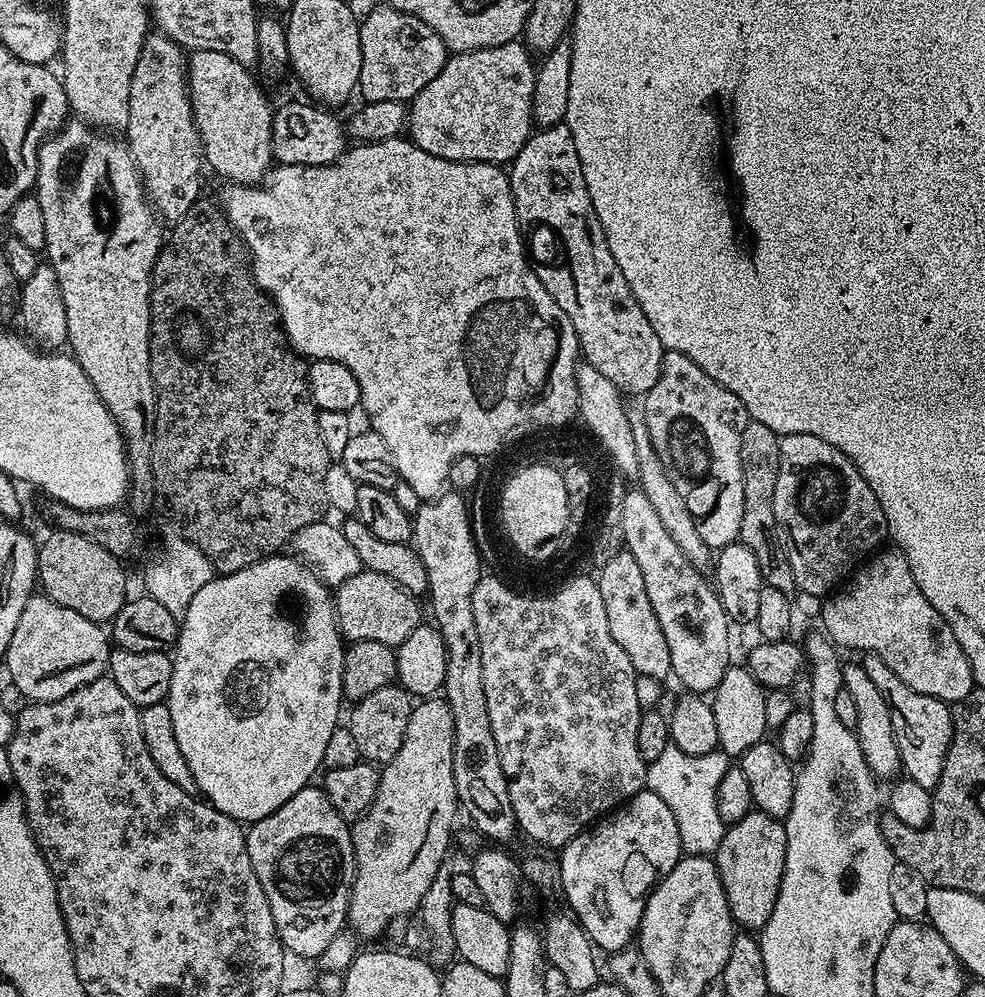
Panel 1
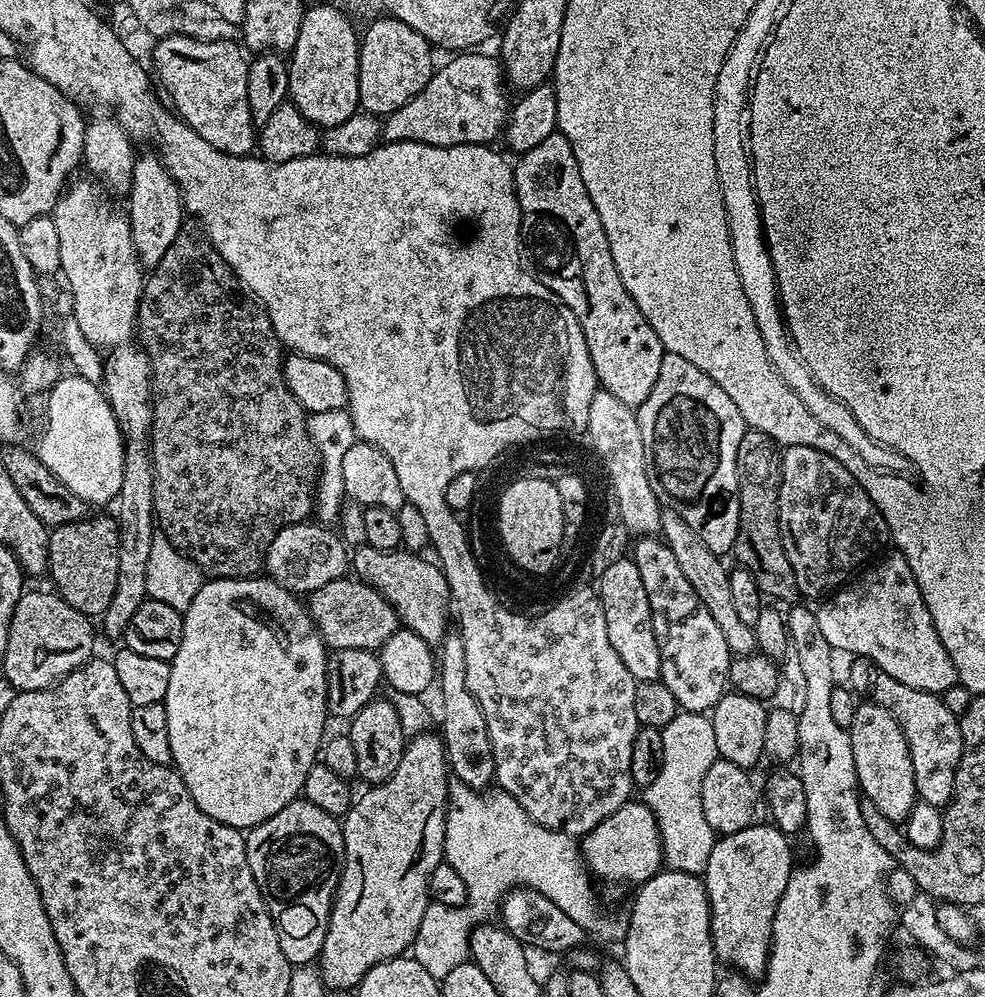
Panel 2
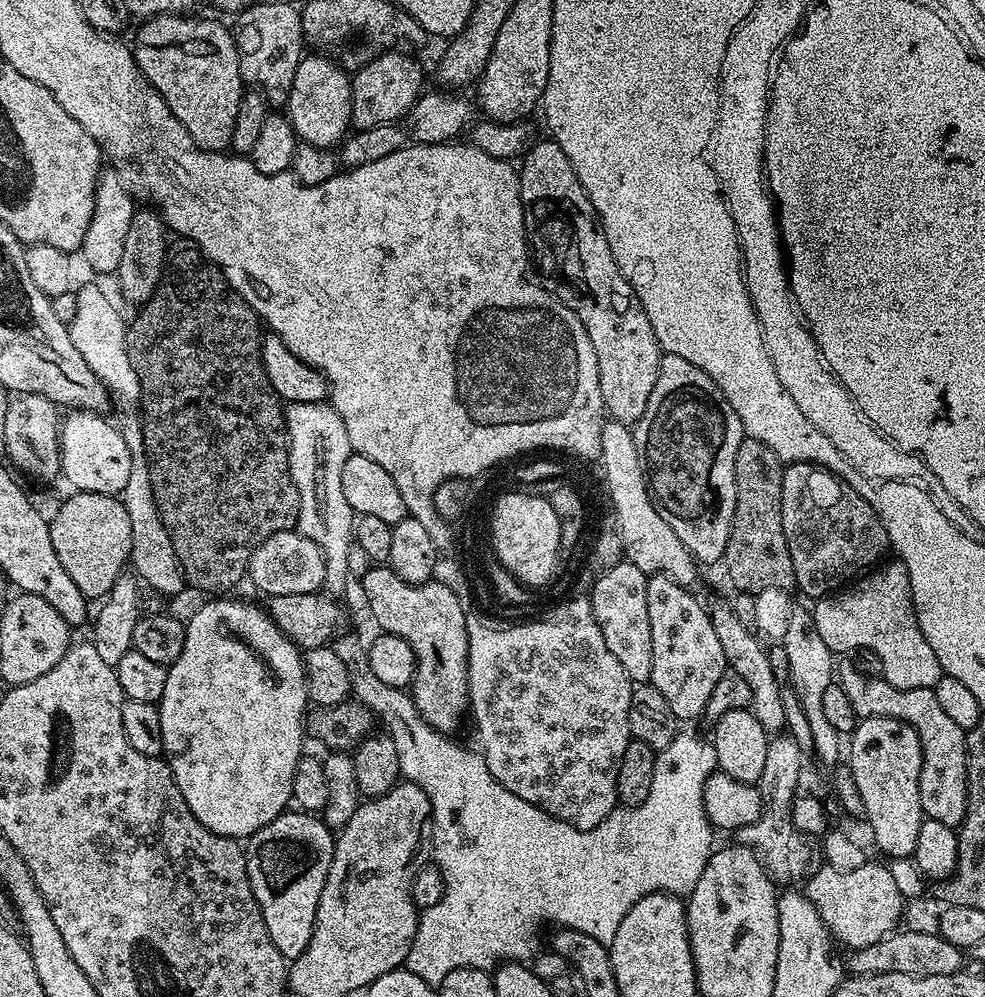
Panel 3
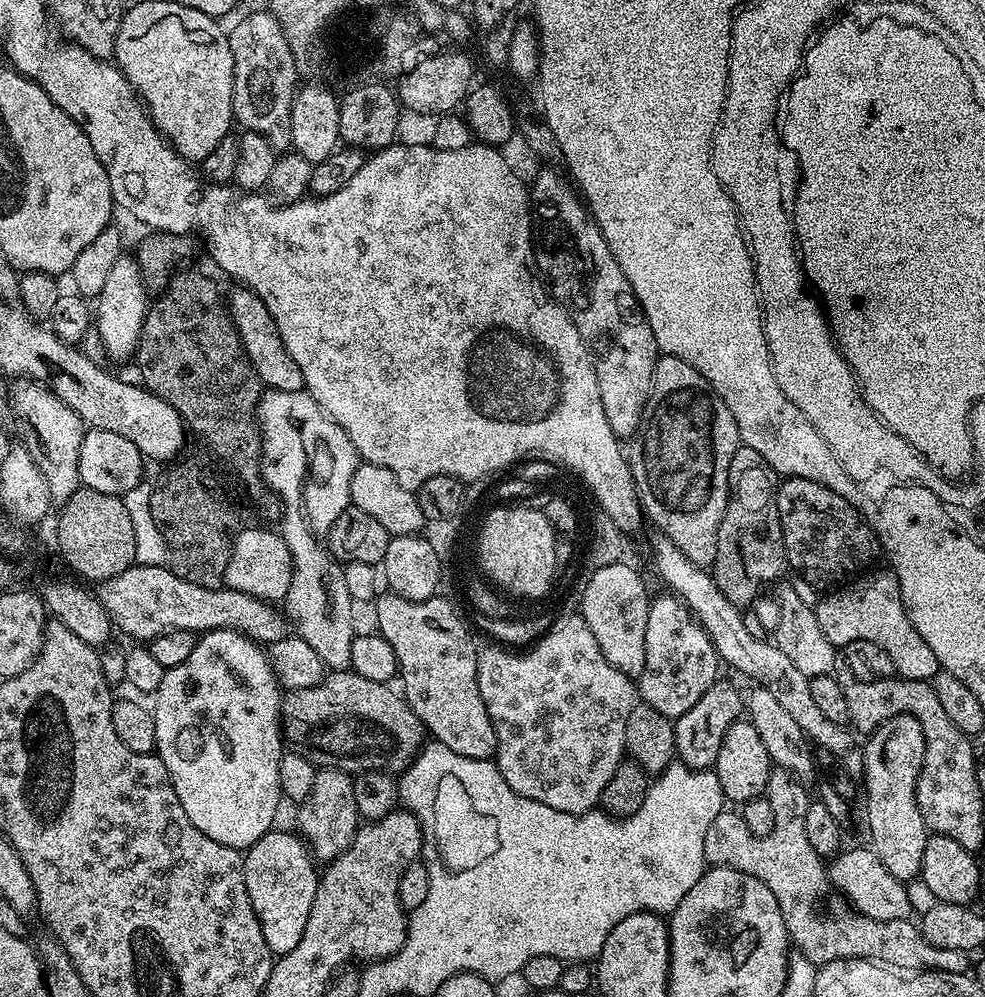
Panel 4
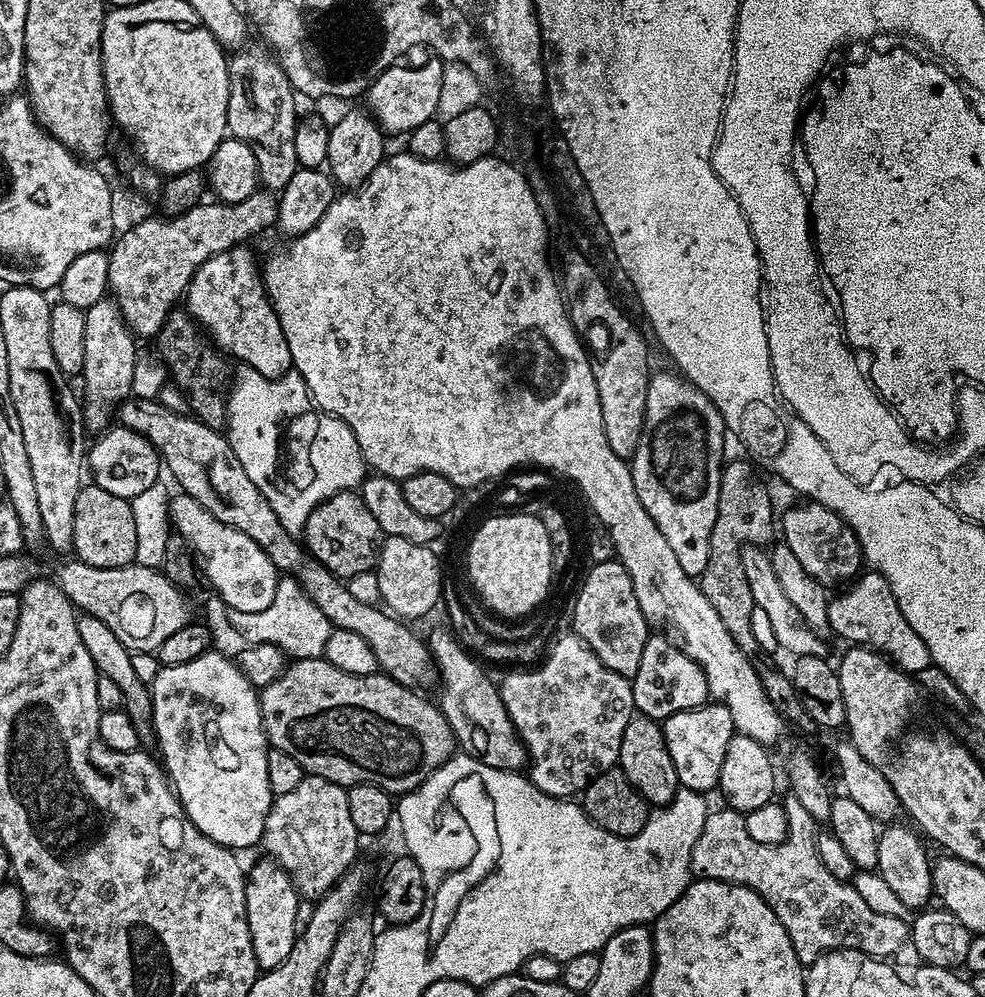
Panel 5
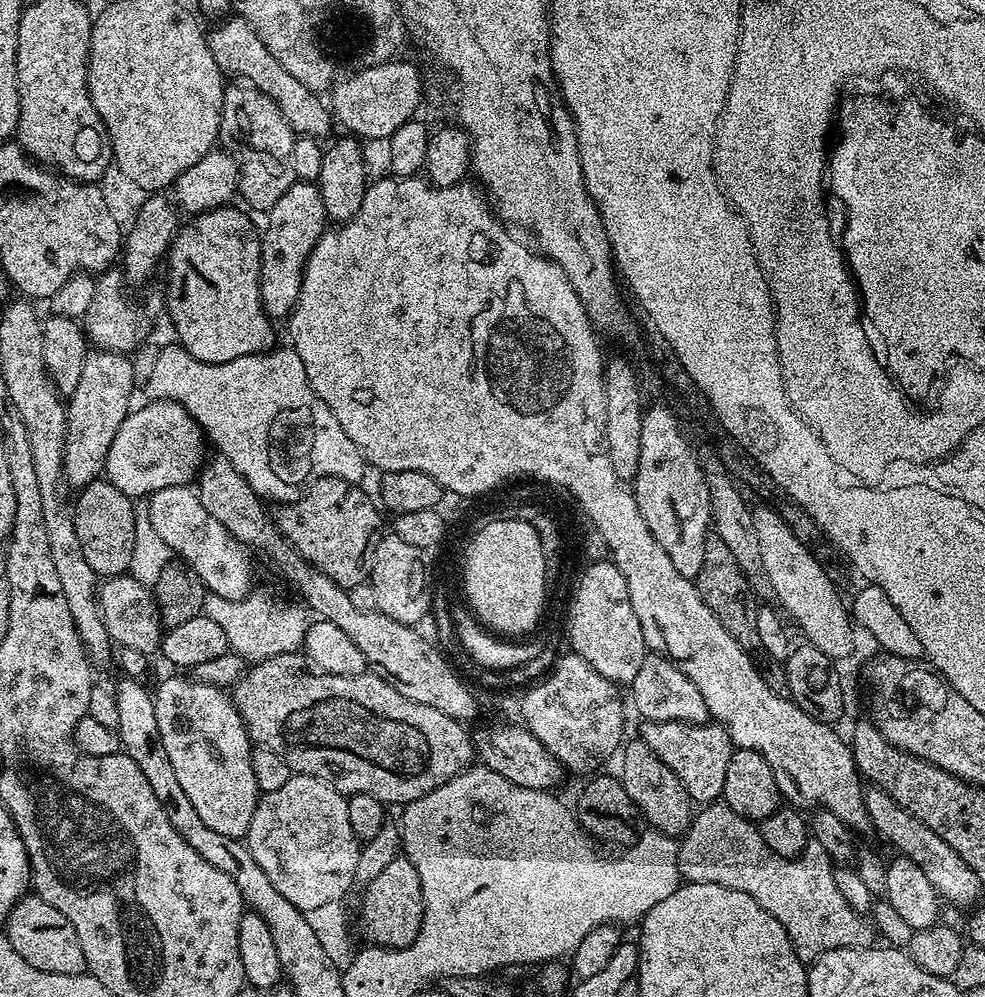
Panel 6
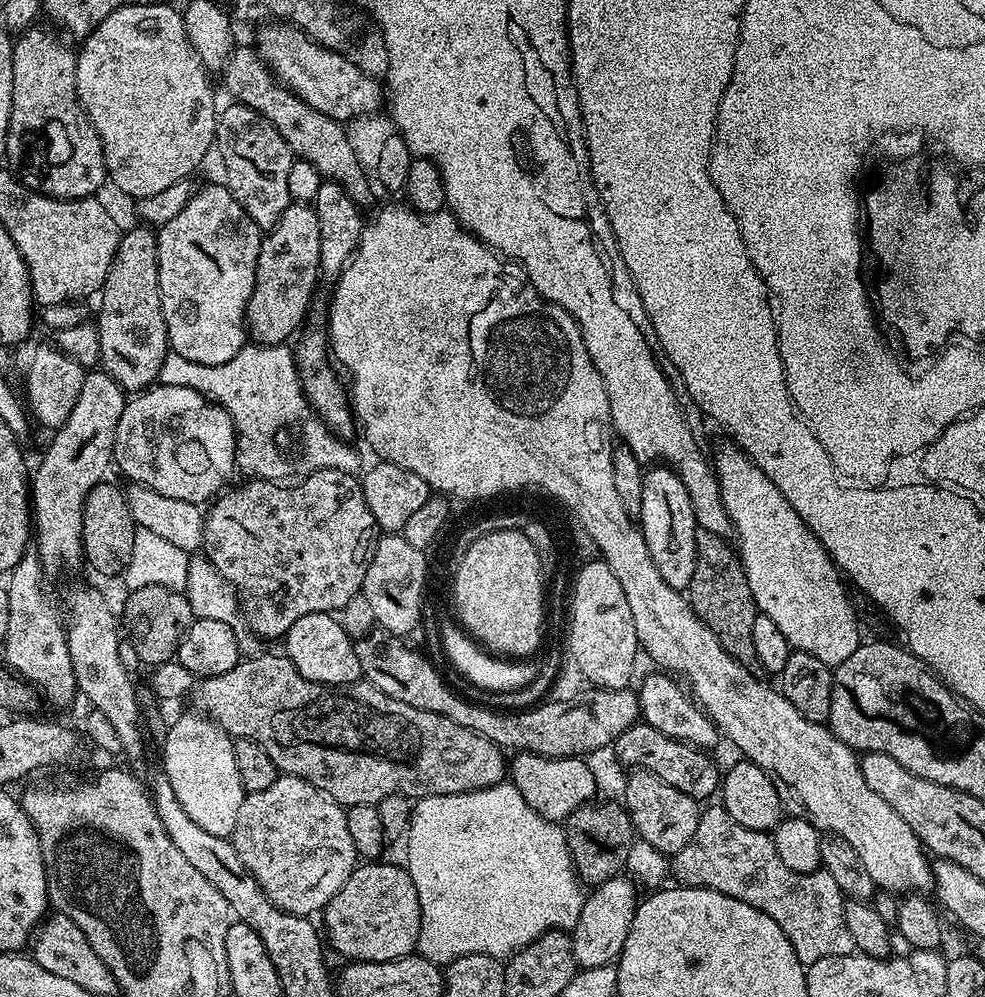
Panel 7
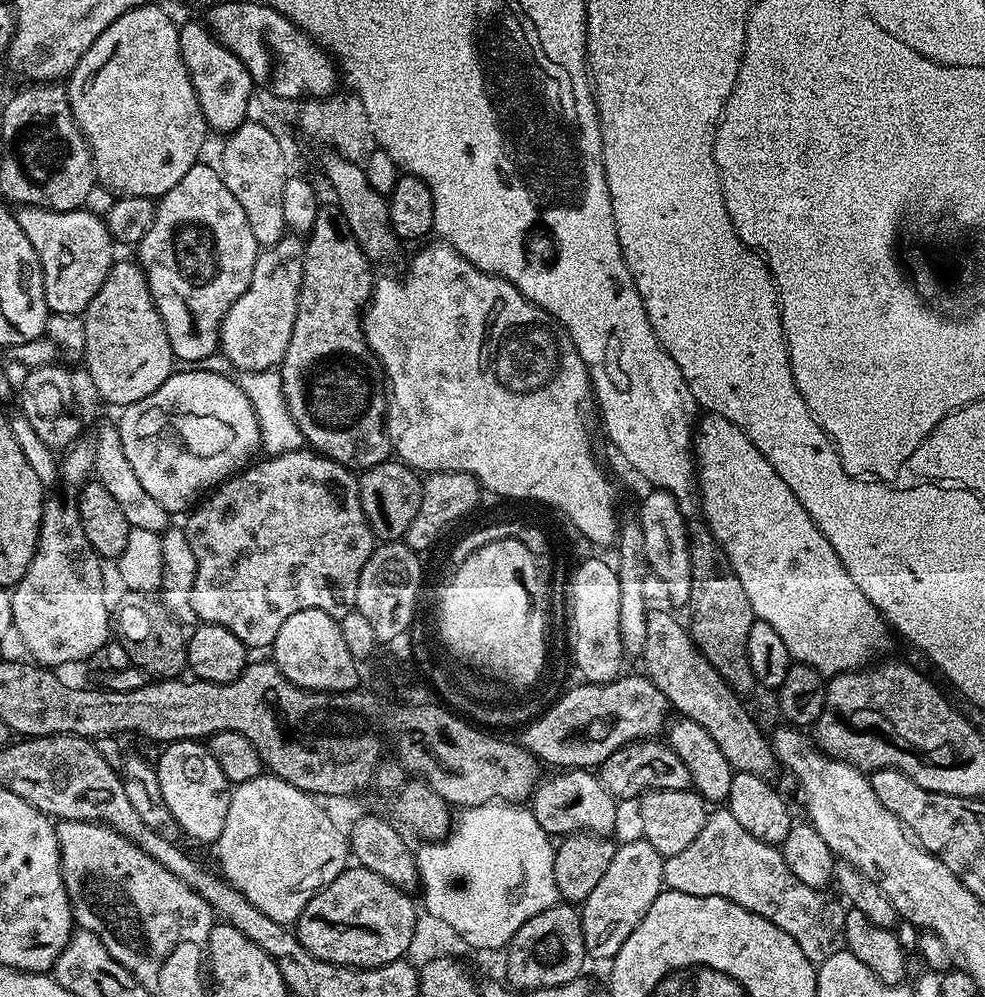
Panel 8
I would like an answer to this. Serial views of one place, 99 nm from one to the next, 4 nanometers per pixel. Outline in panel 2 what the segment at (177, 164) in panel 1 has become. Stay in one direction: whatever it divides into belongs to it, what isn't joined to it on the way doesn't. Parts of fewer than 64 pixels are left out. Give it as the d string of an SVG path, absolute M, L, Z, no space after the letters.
M155 154L137 155L132 171L132 186L126 193L128 208L126 215L130 226L130 236L134 242L136 259L141 269L157 268L162 262L162 254L170 250L174 238L178 238L185 227L186 213L184 200L180 196L180 188L174 178L164 169L164 163Z

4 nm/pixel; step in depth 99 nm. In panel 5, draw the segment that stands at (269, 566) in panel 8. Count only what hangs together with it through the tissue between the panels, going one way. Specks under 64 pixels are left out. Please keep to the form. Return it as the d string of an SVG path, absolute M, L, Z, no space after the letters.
M355 491L339 492L319 504L314 514L306 518L302 544L311 559L326 566L335 576L349 578L375 569L381 536L378 521L370 514L370 510L366 510L359 494Z

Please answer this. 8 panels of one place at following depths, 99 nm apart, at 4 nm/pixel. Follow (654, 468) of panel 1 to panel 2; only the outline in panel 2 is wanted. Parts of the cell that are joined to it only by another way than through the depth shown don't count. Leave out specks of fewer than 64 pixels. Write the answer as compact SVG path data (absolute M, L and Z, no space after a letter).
M661 511L659 533L664 543L670 546L682 574L686 574L690 586L694 586L694 590L698 593L698 598L702 598L702 606L710 610L710 618L714 618L714 623L722 630L722 638L726 638L726 646L733 657L753 655L757 651L756 629L742 622L742 617L734 606L734 594L730 590L730 572L729 569L724 569L725 561L713 554L710 546L706 546L706 542L702 542L702 538L698 538L698 534L690 530L686 522L682 522L677 512Z

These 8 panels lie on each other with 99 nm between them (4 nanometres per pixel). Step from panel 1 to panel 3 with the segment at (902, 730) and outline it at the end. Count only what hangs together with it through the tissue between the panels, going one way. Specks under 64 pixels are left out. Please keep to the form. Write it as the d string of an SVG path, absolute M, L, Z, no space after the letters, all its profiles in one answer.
M844 658L838 664L838 683L844 687L846 690L846 698L850 698L850 706L854 706L857 717L863 718L866 716L889 716L895 720L905 720L910 726L914 726L914 730L920 736L920 741L922 742L922 774L920 775L920 797L922 798L922 810L924 811L925 817L929 820L937 820L938 822L946 822L946 826L951 828L959 829L960 824L964 821L964 815L966 814L966 806L968 805L968 741L966 739L966 731L962 726L958 726L957 723L953 721L942 710L941 703L935 698L933 689L930 688L911 688L910 690L902 690L898 686L890 686L890 682L881 678L879 675L867 676L864 672L859 672L854 665L851 664L851 659Z

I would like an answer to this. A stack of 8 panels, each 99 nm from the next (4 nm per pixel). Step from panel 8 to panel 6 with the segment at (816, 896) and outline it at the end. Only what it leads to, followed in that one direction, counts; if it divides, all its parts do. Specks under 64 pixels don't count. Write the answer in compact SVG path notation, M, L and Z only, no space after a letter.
M723 802L703 805L693 815L692 825L679 841L678 870L681 877L689 884L717 884L730 890L742 890L750 894L766 914L782 922L782 930L790 938L798 958L805 962L817 960L822 954L839 948L873 947L874 928L861 913L855 912L842 898L838 891L838 882L834 882L834 861L822 850L817 840L809 839L808 845L800 851L799 856L779 856L766 846L759 827L753 821L742 818L730 806Z

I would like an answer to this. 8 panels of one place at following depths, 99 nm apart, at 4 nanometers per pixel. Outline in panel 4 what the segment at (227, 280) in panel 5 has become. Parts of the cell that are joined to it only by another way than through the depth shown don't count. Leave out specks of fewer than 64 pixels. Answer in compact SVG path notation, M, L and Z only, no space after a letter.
M240 286L237 289L232 296L232 304L230 300L232 321L236 333L240 335L240 340L244 344L245 354L250 358L254 370L260 375L261 385L268 390L305 391L302 370L298 370L294 358L290 358L290 350L286 350L282 334L278 334L278 326L270 310L266 310L262 298L258 298L251 288Z

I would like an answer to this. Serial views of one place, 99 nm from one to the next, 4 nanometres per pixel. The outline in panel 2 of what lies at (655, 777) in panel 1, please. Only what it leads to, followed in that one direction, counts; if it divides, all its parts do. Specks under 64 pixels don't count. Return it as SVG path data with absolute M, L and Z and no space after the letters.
M677 711L674 718L664 728L662 734L662 766L658 770L658 778L643 789L642 800L654 814L660 831L660 845L664 848L667 867L673 872L703 873L706 862L710 858L710 850L716 845L717 833L713 832L710 822L706 822L706 814L702 814L702 778L706 778L706 770L714 766L718 759L718 742L714 742L714 726L707 715L699 712Z

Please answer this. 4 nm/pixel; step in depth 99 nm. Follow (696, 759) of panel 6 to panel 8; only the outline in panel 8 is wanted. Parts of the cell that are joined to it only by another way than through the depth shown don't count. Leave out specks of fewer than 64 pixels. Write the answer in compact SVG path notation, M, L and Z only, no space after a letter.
M659 739L635 740L610 754L598 766L598 775L602 786L610 790L610 794L616 797L617 801L635 801L644 795L645 792L654 790L688 790L692 788L690 770L686 770L686 762L674 754L674 750L668 747L667 743Z

